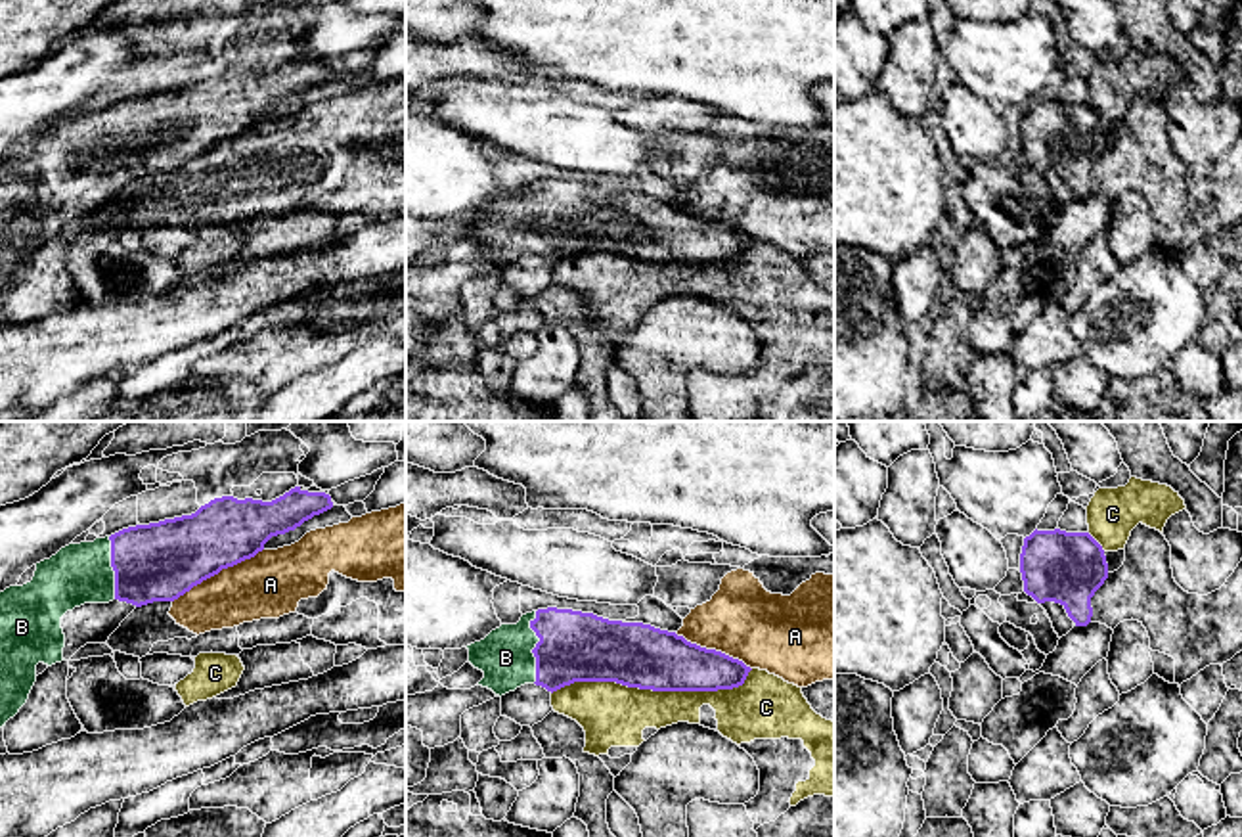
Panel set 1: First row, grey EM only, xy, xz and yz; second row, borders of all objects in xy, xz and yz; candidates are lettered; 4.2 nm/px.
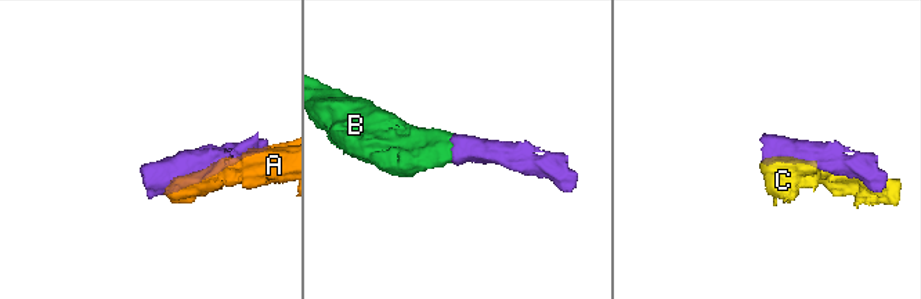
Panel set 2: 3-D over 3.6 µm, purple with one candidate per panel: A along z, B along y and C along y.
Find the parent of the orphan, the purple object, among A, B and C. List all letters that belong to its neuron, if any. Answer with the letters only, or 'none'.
B

